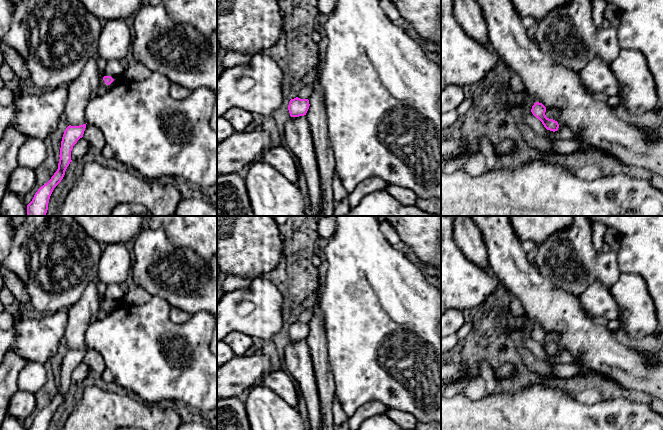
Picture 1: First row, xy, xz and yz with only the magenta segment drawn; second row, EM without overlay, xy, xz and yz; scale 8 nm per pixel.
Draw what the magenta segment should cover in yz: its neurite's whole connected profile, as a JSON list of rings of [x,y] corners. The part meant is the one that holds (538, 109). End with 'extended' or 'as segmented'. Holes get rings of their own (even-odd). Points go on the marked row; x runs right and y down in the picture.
[[[539,102],[534,103],[531,112],[536,118],[538,118],[542,122],[542,124],[547,130],[553,132],[558,130],[559,128],[558,122],[546,117],[545,115],[546,107],[542,103]]]; as segmented

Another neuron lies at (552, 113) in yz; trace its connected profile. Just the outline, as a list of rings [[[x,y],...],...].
[[[548,108],[546,109],[545,115],[549,119],[553,119],[555,121],[559,120],[560,112],[557,108]]]

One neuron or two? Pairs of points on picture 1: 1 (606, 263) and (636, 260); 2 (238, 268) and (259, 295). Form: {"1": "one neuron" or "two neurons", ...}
{"1": "two neurons", "2": "two neurons"}

